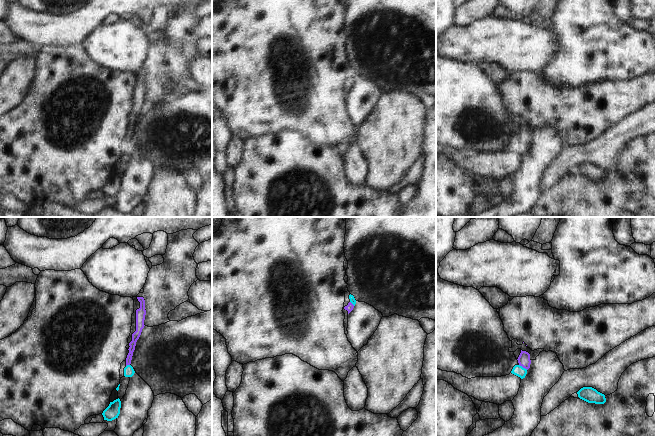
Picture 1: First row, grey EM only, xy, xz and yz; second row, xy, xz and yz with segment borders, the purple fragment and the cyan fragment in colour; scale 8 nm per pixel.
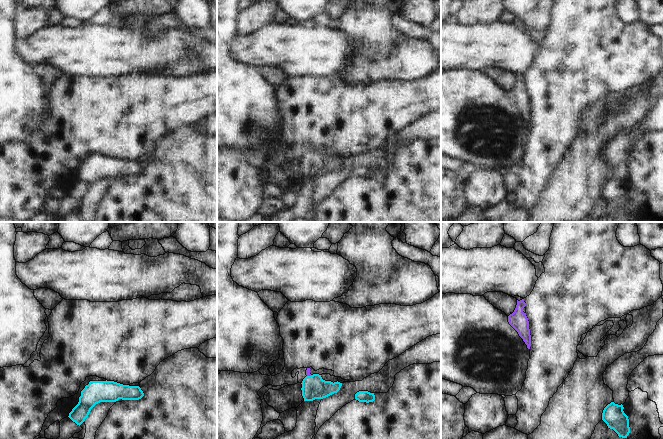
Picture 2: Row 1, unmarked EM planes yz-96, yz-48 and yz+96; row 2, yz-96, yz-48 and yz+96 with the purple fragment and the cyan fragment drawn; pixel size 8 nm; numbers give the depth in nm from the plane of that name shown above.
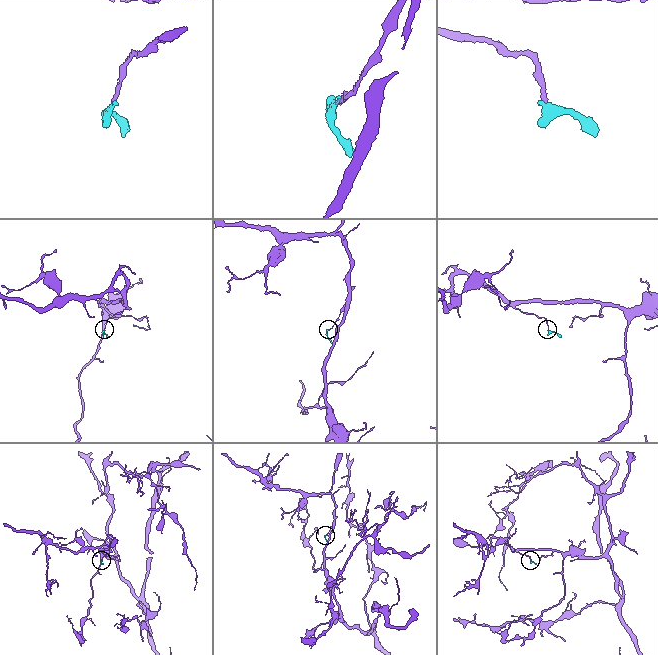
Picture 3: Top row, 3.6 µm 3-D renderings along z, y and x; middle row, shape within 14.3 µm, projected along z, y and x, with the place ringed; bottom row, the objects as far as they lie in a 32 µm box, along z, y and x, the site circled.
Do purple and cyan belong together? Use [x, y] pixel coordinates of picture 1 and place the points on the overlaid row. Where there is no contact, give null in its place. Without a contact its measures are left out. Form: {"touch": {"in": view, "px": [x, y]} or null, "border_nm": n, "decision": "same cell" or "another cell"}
{"touch": {"in": "yz", "px": [523, 367]}, "border_nm": 80, "decision": "same cell"}

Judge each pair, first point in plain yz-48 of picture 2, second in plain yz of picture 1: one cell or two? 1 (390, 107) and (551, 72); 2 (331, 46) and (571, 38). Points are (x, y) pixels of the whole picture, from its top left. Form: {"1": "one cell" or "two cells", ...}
{"1": "two cells", "2": "two cells"}

